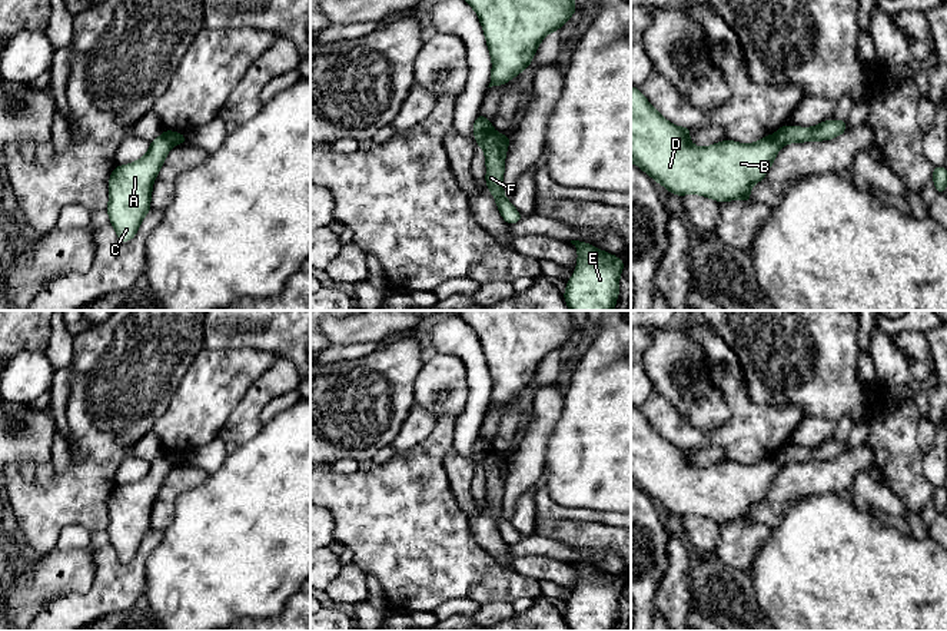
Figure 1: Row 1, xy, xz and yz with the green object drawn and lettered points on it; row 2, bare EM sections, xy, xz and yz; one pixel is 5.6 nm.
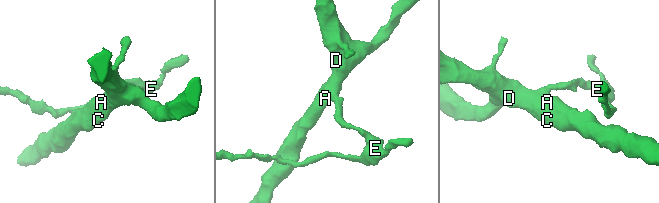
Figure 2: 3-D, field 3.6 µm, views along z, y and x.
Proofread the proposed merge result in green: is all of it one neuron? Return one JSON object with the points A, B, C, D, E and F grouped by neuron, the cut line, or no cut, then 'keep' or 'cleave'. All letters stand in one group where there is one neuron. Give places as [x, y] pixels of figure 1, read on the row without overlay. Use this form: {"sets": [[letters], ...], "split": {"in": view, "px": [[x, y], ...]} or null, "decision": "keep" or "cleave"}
{"sets": [["A", "B", "C", "D"], ["E", "F"]], "split": {"in": "xz", "px": [[492, 451], [482, 467]]}, "decision": "cleave"}

